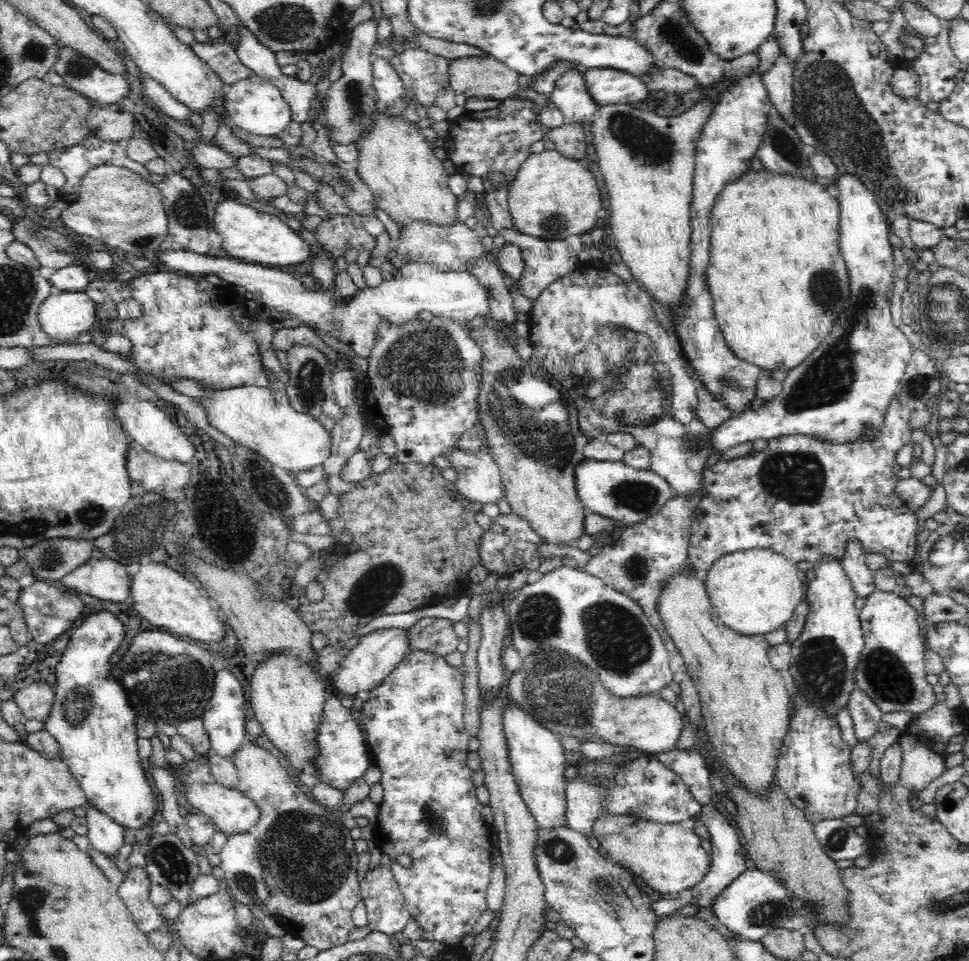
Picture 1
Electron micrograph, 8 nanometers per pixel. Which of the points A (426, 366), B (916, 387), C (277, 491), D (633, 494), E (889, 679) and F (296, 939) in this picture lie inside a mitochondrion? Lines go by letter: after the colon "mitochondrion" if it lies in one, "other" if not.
A: mitochondrion
B: mitochondrion
C: mitochondrion
D: mitochondrion
E: mitochondrion
F: other

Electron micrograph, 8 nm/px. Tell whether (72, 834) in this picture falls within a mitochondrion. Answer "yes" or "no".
no

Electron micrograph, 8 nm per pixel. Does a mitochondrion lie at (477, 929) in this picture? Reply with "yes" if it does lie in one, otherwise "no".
no

